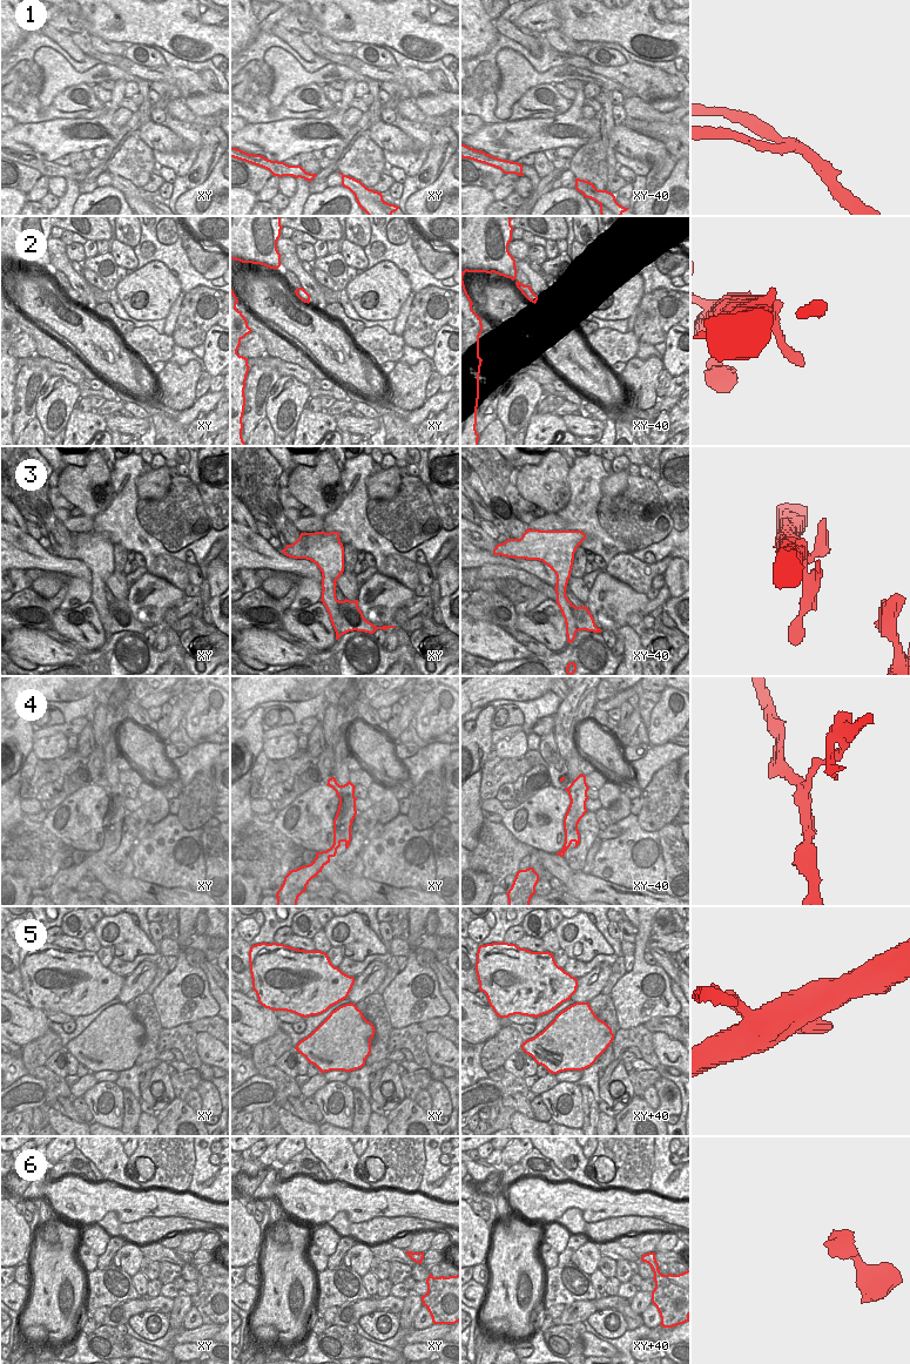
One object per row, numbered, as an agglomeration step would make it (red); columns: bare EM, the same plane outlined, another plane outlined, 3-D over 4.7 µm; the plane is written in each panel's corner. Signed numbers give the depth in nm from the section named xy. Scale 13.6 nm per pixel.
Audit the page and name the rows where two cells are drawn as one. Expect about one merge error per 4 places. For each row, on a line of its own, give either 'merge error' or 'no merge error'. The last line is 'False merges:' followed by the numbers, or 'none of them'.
1: merge error
2: no merge error
3: merge error
4: merge error
5: no merge error
6: no merge error
False merges: 1, 3, 4

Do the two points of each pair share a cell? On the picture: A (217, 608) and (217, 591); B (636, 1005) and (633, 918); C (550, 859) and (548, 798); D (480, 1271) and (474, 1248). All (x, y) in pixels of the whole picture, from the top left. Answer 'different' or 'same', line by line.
A: different
B: different
C: different
D: different

